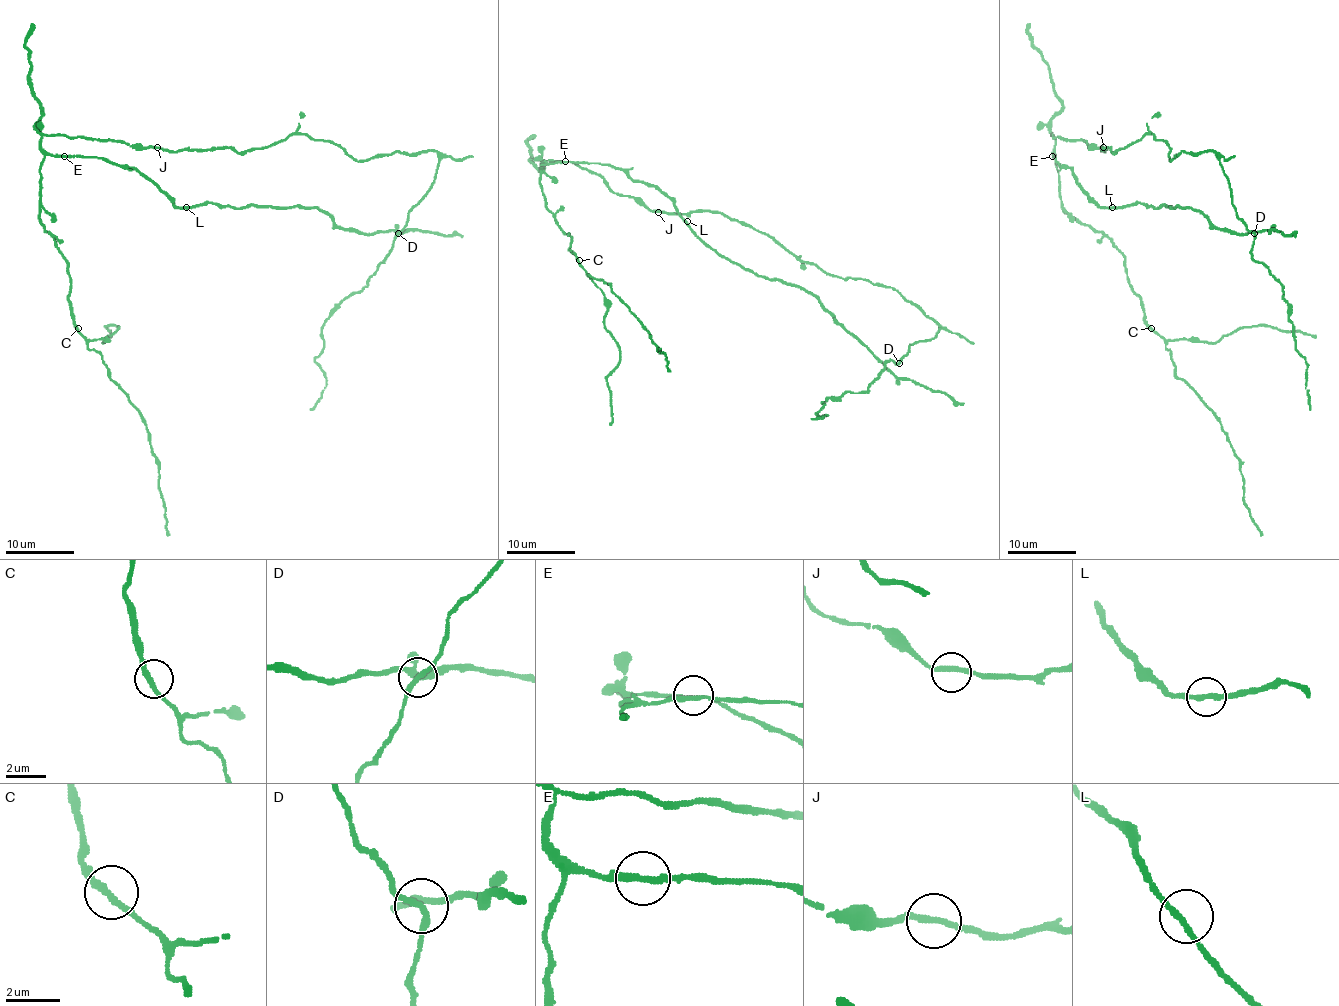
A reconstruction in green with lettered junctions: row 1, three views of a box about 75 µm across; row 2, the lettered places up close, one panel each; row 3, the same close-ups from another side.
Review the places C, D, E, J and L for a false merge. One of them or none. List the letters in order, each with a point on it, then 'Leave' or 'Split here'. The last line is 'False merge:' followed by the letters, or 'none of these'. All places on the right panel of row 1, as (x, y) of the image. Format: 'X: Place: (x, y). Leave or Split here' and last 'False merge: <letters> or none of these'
C: Place: (1151, 328). Leave
D: Place: (1254, 233). Leave
E: Place: (1052, 156). Leave
J: Place: (1103, 147). Leave
L: Place: (1112, 207). Leave
False merge: none of these

